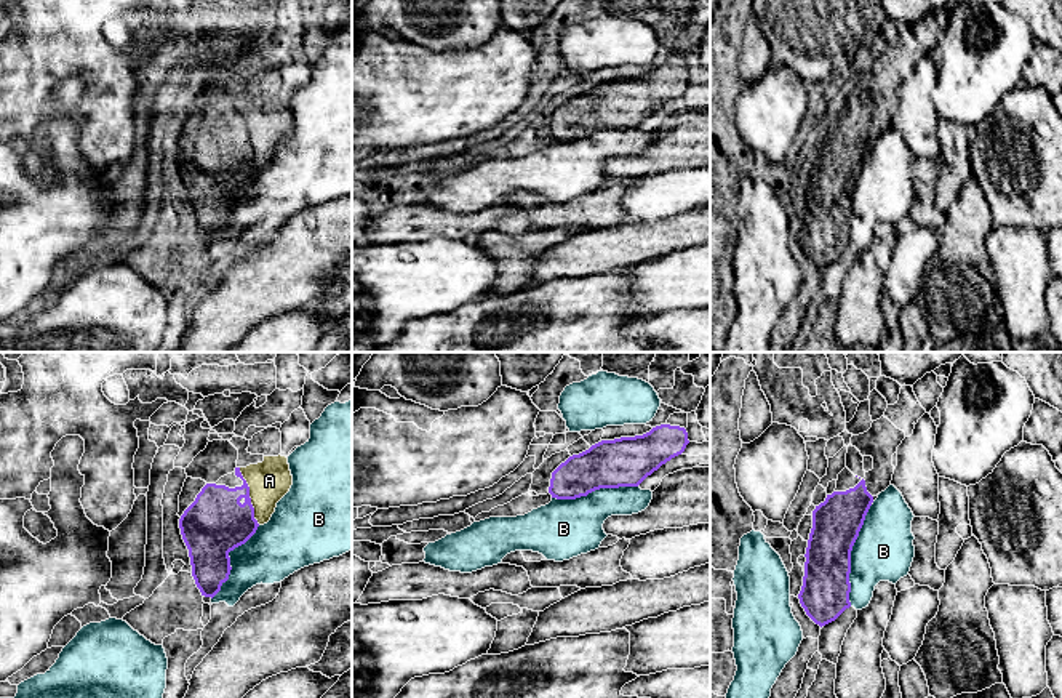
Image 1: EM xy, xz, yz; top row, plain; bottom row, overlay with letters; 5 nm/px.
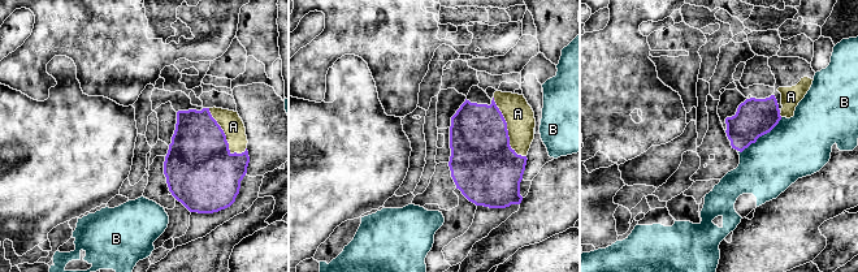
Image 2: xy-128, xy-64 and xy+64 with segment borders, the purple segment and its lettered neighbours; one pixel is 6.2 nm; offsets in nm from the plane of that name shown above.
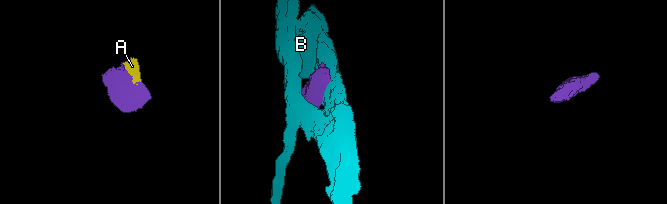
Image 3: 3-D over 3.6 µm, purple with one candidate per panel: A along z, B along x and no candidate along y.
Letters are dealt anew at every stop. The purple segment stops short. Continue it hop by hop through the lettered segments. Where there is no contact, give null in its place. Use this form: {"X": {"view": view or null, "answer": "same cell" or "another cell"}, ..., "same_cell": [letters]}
{"A": {"view": "xy", "answer": "same cell"}, "B": {"view": "yz", "answer": "another cell"}, "same_cell": ["A"]}

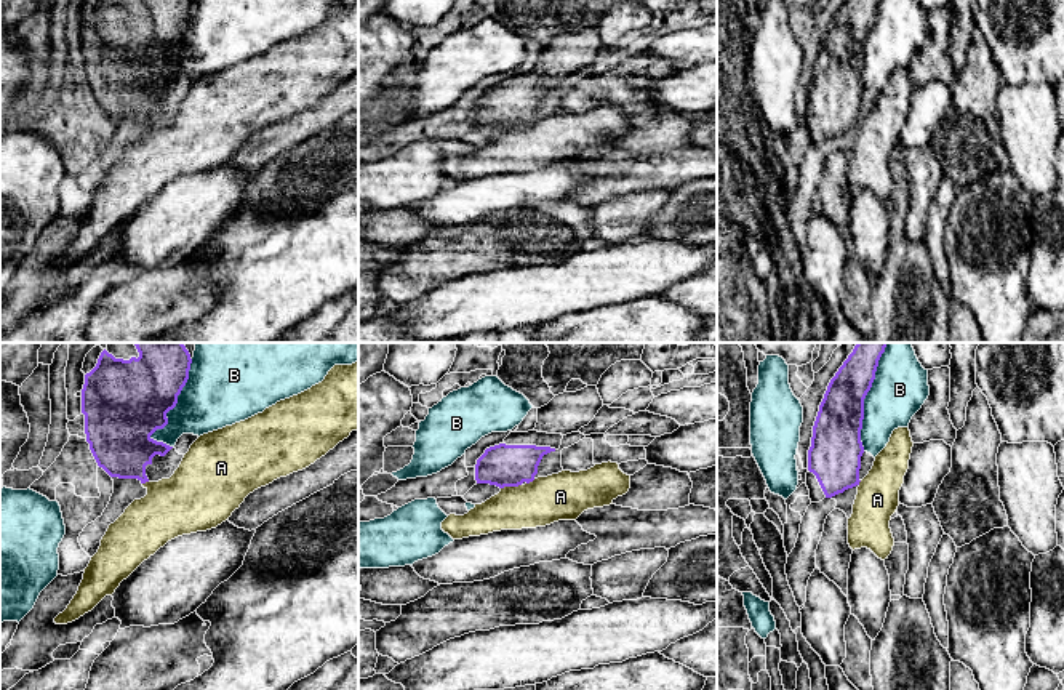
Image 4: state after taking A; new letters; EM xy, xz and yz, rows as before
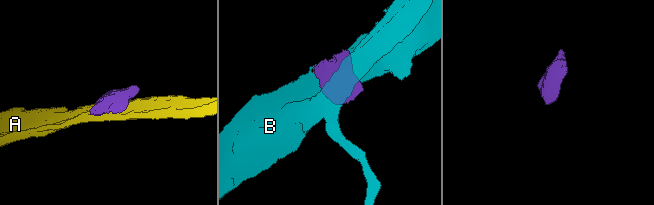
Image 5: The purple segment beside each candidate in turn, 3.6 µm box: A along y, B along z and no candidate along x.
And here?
{"A": {"view": "xz", "answer": "another cell"}, "B": {"view": "yz", "answer": "another cell"}, "same_cell": []}

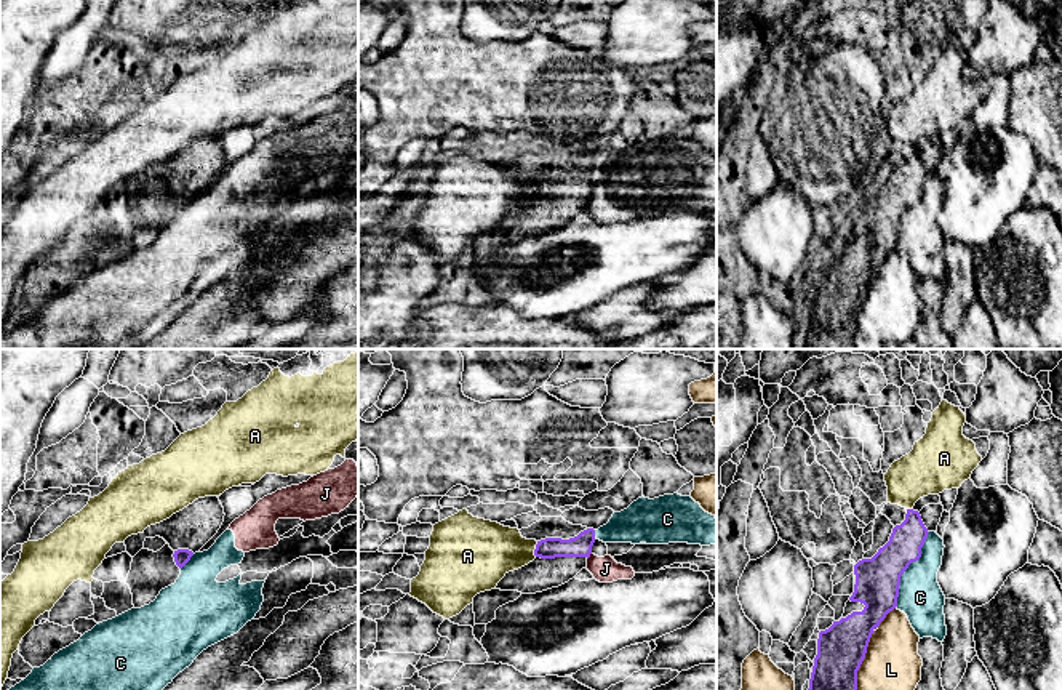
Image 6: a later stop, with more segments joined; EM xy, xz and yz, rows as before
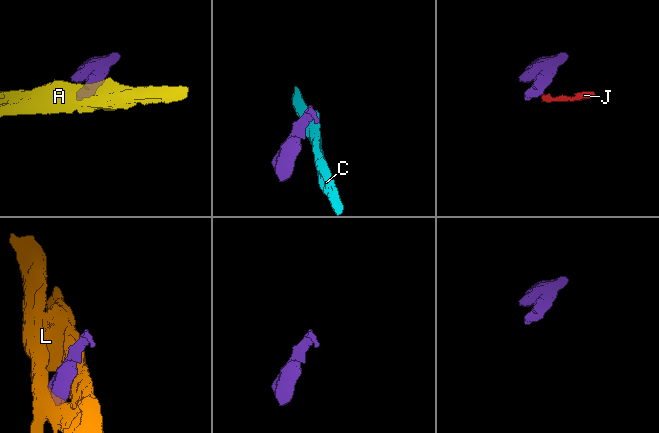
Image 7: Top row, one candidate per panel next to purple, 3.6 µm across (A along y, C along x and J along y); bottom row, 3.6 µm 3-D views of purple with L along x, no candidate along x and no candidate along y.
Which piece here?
{"A": {"view": "xz", "answer": "another cell"}, "C": {"view": "yz", "answer": "another cell"}, "J": {"view": "xz", "answer": "another cell"}, "L": {"view": "yz", "answer": "another cell"}, "same_cell": []}

